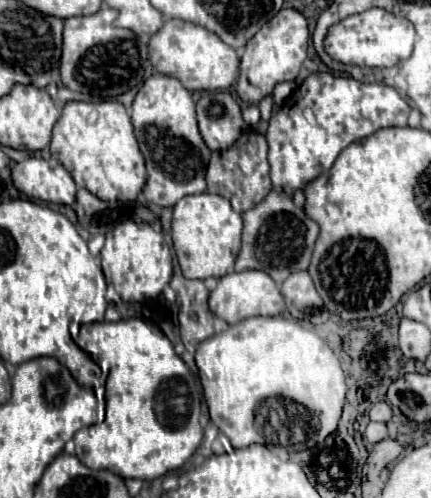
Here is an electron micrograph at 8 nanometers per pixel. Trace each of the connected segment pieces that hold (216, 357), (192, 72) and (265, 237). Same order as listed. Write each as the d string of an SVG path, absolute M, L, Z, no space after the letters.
M284 316L242 320L230 326L226 332L220 332L204 340L196 350L196 364L200 370L204 396L210 408L210 418L218 426L218 430L228 436L234 448L246 448L254 444L258 434L262 434L264 446L268 448L278 446L278 398L282 396L284 396L282 436L286 436L282 444L288 452L312 448L336 430L346 394L344 370L336 354L330 350L330 346L316 332L300 326L298 322L292 322Z
M164 20L162 28L150 36L148 56L160 74L180 80L186 90L224 90L238 78L236 50L206 28L184 20Z
M270 192L260 204L246 210L242 218L242 246L234 262L234 270L262 270L270 274L270 278L274 278L274 282L280 286L292 272L308 268L314 242L318 238L318 224L310 220L302 208L296 208L292 198Z

